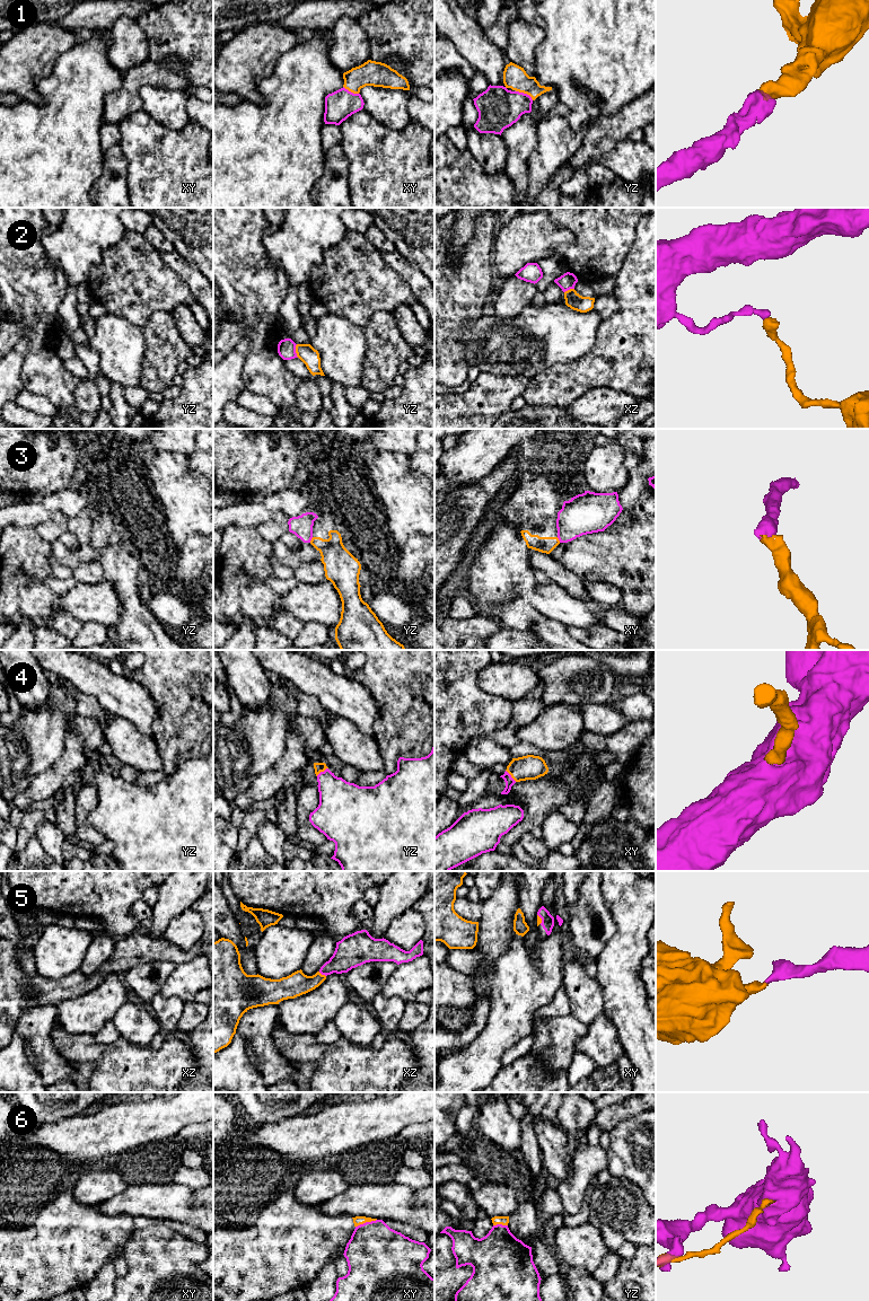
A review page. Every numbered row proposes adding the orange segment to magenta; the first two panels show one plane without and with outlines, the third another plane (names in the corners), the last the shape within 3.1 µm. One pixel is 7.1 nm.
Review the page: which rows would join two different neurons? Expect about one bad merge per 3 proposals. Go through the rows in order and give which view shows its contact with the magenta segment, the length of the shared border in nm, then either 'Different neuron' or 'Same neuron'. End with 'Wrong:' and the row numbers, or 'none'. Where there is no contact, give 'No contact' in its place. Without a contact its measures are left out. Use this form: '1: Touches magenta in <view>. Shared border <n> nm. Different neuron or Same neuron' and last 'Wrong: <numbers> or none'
1: Touches magenta in yz. Shared border 140 nm. Same neuron
2: Touches magenta in yz. Shared border 100 nm. Different neuron
3: Touches magenta in yz. Shared border 50 nm. Different neuron
4: Touches magenta in yz. Shared border 110 nm. Same neuron
5: Touches magenta in xz. Shared border 70 nm. Same neuron
6: Touches magenta in xy. Shared border 160 nm. Same neuron
Wrong: 2, 3

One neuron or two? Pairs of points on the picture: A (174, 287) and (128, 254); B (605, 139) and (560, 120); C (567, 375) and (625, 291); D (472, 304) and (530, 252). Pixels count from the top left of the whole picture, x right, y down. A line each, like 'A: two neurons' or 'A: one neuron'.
A: one neuron
B: two neurons
C: one neuron
D: two neurons

